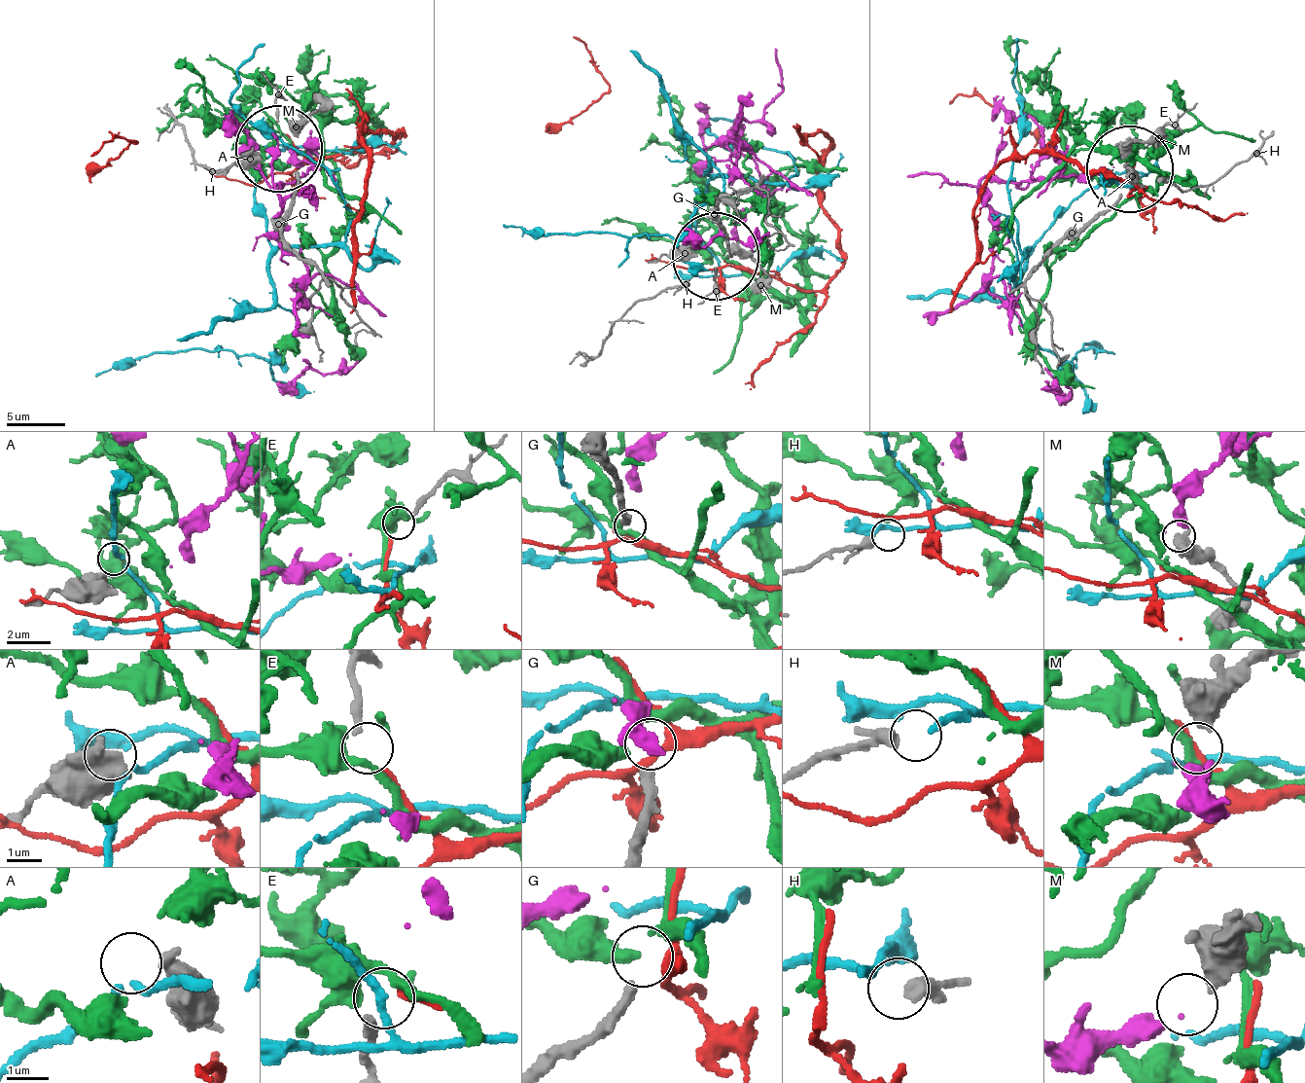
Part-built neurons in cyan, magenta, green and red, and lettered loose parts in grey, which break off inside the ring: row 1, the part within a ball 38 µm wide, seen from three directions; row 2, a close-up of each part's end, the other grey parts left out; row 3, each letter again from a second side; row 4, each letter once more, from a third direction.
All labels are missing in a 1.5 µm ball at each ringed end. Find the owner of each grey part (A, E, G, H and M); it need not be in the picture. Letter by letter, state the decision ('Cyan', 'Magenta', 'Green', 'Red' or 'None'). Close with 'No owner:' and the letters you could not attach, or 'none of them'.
A: Cyan
E: Red
G: None
H: None
M: Magenta
No owner: G, H

